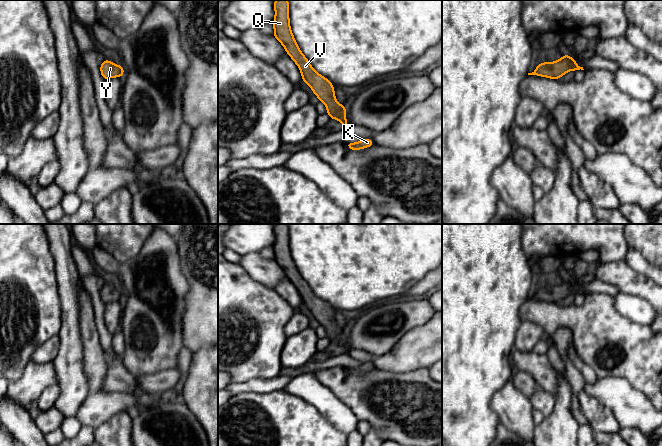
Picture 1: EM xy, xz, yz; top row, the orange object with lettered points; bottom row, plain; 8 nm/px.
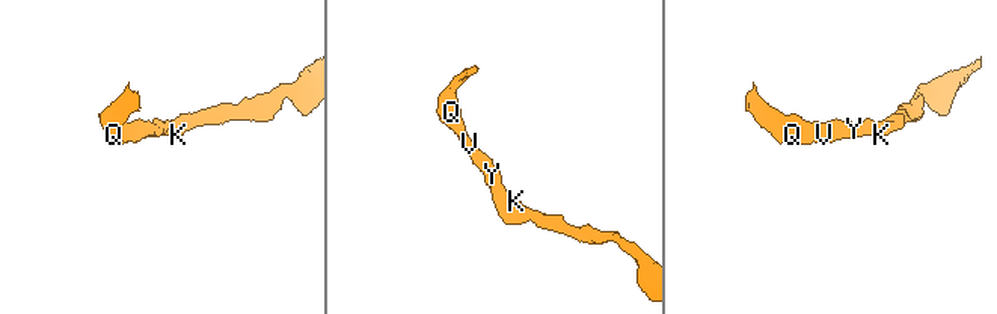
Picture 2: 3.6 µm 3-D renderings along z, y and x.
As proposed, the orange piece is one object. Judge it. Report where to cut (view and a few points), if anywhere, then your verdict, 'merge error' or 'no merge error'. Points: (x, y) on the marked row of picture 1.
cut none; no merge error

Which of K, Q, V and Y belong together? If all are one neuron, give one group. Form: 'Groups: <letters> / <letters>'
Groups: K Q V Y

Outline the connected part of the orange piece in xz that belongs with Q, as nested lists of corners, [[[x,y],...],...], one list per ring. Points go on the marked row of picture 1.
[[[275,0],[274,8],[275,19],[272,23],[274,37],[284,46],[287,54],[299,67],[302,81],[306,82],[319,100],[326,105],[330,118],[339,120],[342,123],[342,128],[348,129],[346,107],[336,101],[332,82],[313,69],[294,39],[290,29],[288,0]]]

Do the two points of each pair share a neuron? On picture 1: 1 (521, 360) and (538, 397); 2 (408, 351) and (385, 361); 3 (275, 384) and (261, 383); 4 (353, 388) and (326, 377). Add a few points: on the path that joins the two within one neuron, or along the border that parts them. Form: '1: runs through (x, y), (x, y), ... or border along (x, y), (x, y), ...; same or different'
1: border along (539, 386), (554, 396); different
2: runs through (402, 357), (396, 361), (391, 361); same
3: runs through (272, 384), (264, 384); same
4: runs through (346, 386), (336, 378), (333, 378); same

